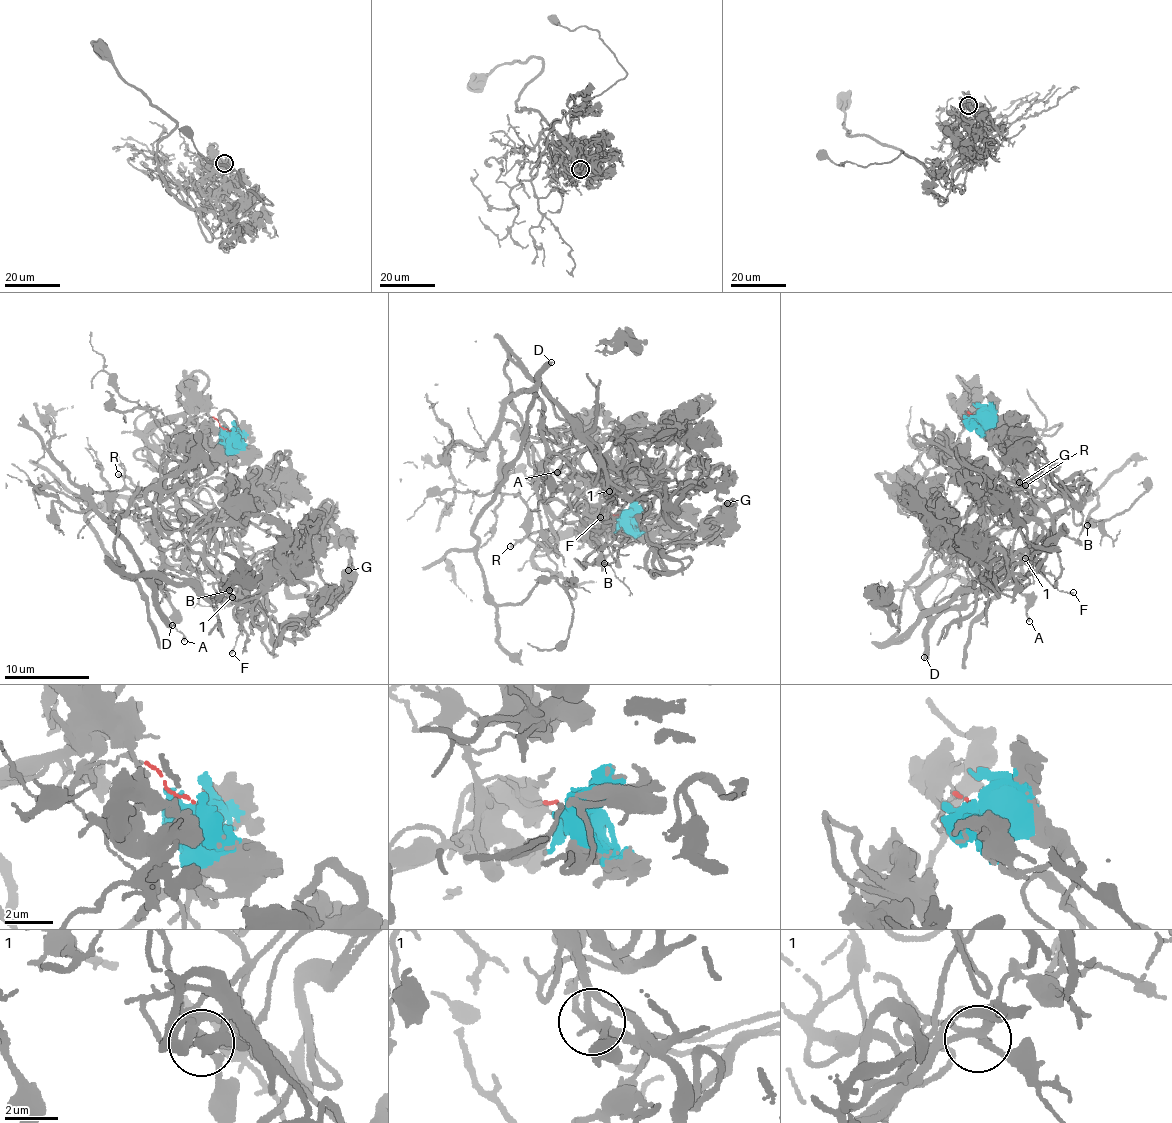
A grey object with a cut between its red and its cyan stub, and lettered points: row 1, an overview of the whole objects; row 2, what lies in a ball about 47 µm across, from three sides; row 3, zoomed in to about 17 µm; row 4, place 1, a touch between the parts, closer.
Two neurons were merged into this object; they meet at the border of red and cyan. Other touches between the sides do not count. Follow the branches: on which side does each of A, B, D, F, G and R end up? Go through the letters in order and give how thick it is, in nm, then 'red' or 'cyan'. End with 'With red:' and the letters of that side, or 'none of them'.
A: 130 nm | red
B: 90 nm | red
D: 480 nm | red
F: 110 nm | red
G: 180 nm | cyan
R: 170 nm | red
With red: A, B, D, F, R

